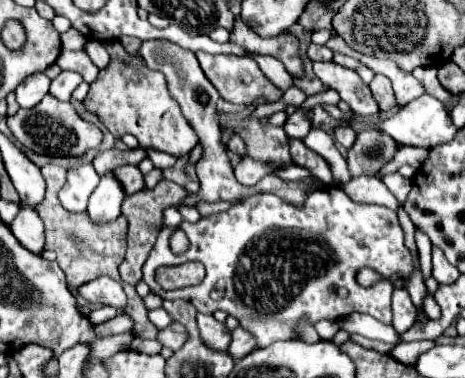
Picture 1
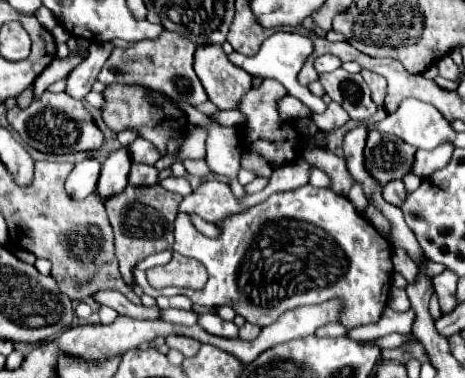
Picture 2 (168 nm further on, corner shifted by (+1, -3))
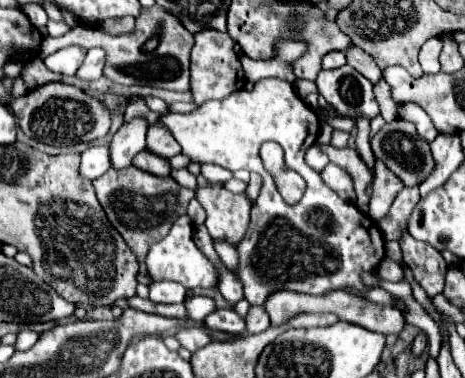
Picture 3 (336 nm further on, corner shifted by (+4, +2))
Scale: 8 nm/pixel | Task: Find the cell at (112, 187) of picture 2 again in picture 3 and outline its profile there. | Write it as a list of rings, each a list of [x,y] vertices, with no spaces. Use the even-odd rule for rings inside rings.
[[[134,118],[132,122],[124,122],[120,130],[114,134],[110,142],[110,158],[114,168],[126,168],[132,164],[132,156],[146,148],[146,132],[148,122],[144,118]]]

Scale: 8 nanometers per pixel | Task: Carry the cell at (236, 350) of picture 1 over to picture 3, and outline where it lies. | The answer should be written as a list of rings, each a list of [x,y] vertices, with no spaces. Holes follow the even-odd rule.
[[[252,306],[248,316],[246,316],[246,326],[248,326],[248,334],[256,334],[256,332],[262,332],[270,326],[270,318],[268,318],[268,312],[264,306]]]

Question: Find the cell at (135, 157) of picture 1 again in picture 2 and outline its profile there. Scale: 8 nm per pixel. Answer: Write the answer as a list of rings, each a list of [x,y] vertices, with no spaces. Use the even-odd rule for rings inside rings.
[[[141,137],[129,145],[129,155],[133,163],[147,163],[147,165],[153,165],[161,157],[157,149],[153,149],[153,145],[149,145],[149,141]]]

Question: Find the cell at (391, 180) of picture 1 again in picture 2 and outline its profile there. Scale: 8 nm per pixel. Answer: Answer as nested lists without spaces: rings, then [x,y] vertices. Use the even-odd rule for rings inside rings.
[[[389,181],[389,185],[385,185],[385,189],[383,189],[383,199],[391,205],[401,207],[405,197],[407,197],[407,193],[403,187],[403,181]]]

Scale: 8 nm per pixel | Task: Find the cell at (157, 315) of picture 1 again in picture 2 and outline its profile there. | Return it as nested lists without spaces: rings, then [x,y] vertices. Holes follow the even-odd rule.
[[[161,309],[161,321],[175,323],[175,325],[195,325],[197,323],[197,313],[195,311],[181,311],[181,309]]]

